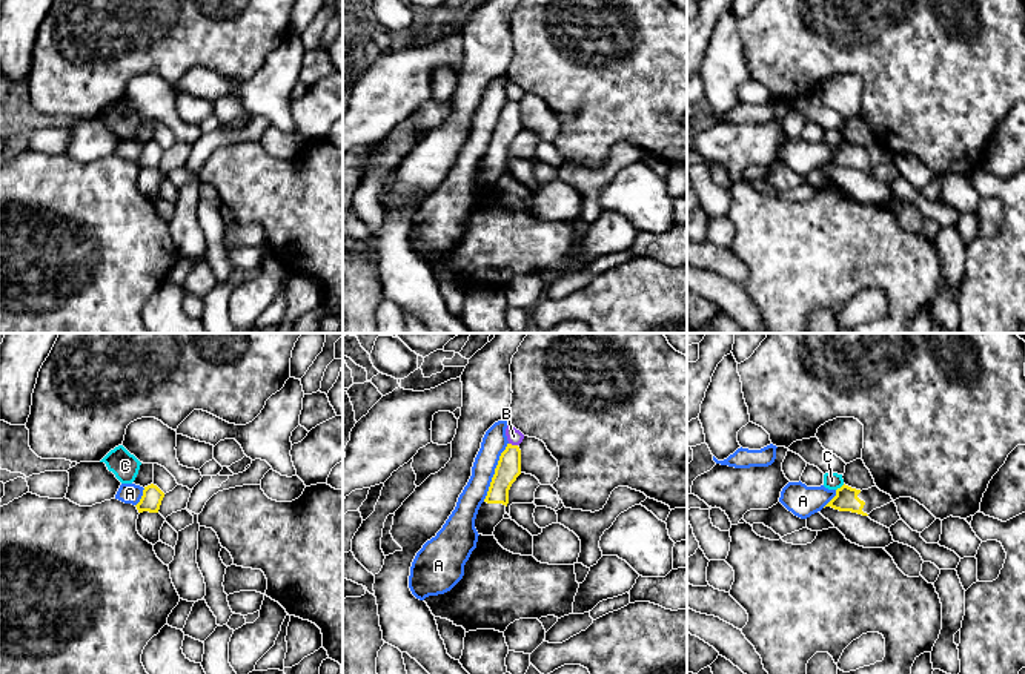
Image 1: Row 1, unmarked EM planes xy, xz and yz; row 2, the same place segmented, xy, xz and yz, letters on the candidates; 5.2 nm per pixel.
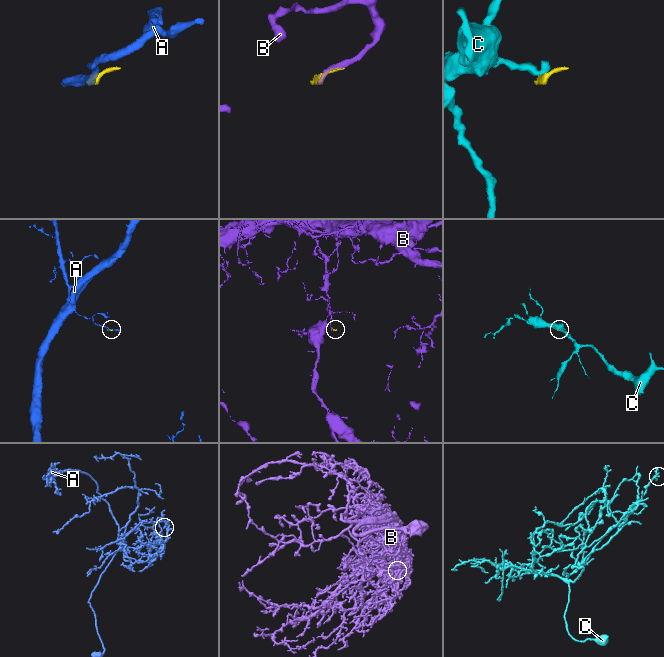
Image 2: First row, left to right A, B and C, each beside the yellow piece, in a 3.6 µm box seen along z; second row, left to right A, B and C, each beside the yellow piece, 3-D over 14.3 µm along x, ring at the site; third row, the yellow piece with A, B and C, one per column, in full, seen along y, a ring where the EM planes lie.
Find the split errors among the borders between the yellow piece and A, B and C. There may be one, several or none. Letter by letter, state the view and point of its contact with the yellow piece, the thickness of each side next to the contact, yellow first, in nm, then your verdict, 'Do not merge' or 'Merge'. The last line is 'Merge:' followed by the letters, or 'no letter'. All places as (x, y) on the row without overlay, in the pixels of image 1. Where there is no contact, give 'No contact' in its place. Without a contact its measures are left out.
A: Touches yellow at xz (495, 128). Thickness 130 nm (yellow) against 130 nm. Do not merge
B: Touches yellow at xz (514, 102). Thickness 130 nm (yellow) against 80 nm. Do not merge
C: Touches yellow at yz (841, 143). Thickness 120 nm (yellow) against 90 nm. Do not merge
Merge: no letter

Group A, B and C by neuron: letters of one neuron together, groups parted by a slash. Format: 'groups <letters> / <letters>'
groups A / B / C

